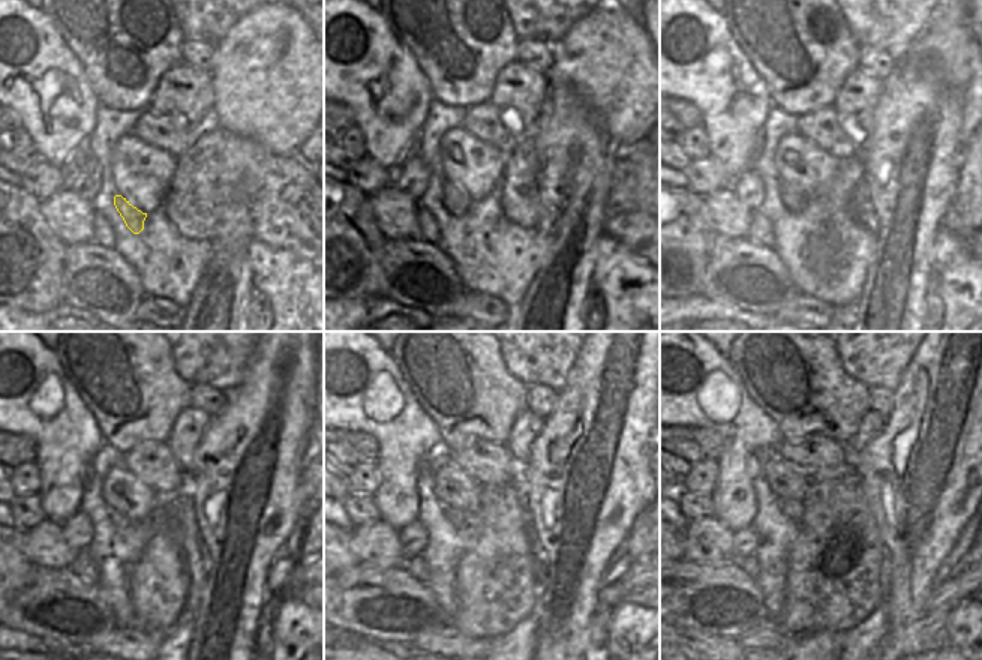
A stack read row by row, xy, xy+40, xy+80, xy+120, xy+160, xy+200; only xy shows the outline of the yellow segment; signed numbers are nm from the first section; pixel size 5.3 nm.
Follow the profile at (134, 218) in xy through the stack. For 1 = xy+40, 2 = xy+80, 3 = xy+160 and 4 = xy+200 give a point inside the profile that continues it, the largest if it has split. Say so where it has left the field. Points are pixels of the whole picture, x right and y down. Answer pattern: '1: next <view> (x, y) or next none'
1: next xy+40 (458, 201)
2: next xy+80 (792, 200)
3: next xy+160 (459, 518)
4: next xy+200 (792, 509)

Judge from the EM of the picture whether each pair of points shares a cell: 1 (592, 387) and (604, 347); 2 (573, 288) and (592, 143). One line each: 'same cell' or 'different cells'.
1: same cell
2: same cell

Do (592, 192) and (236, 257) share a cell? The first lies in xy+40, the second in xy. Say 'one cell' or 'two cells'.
one cell

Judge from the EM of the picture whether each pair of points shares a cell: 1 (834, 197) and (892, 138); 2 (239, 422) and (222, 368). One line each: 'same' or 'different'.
1: different
2: different

